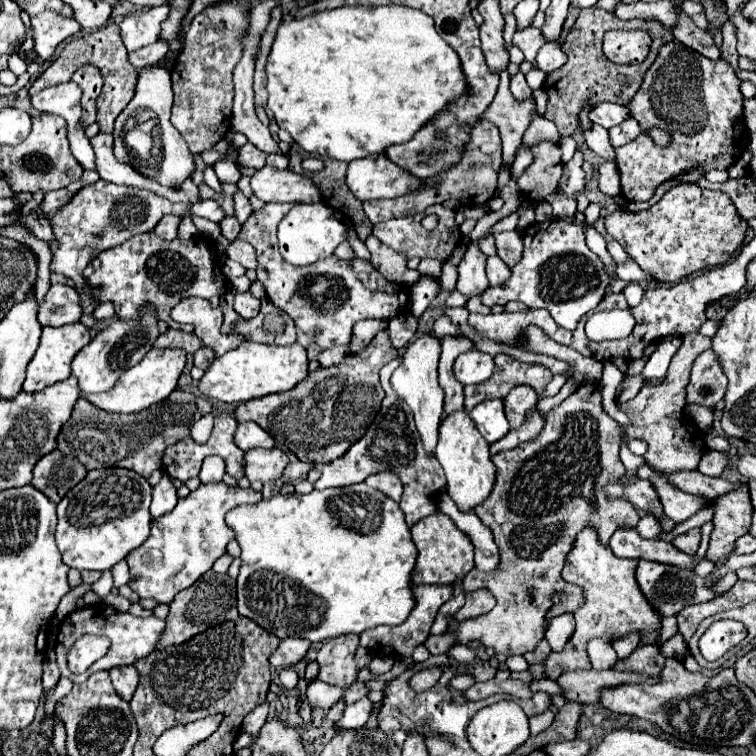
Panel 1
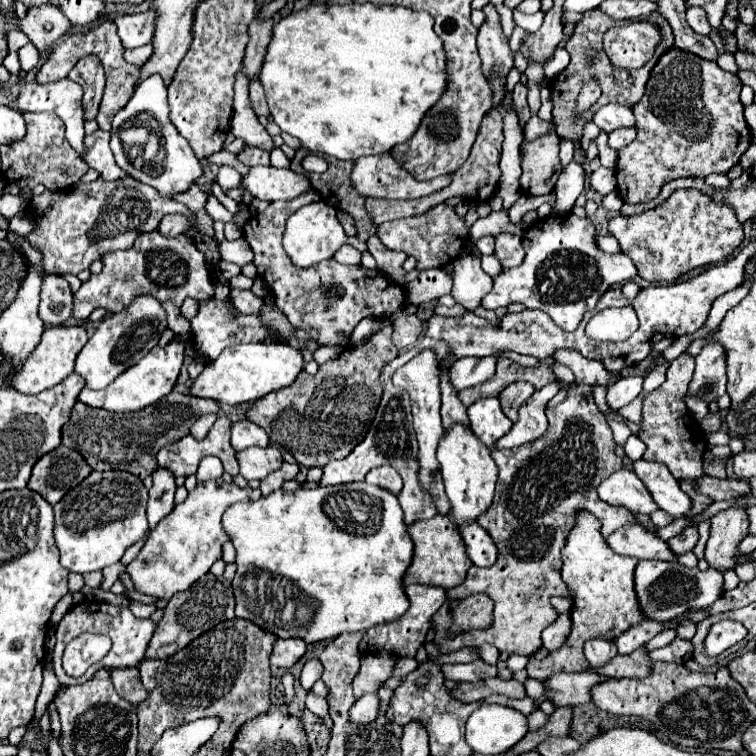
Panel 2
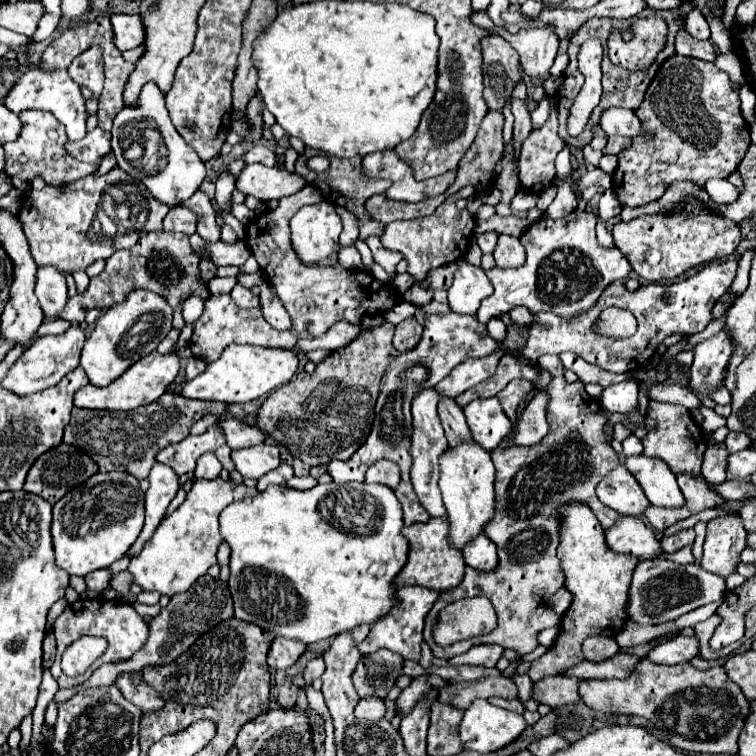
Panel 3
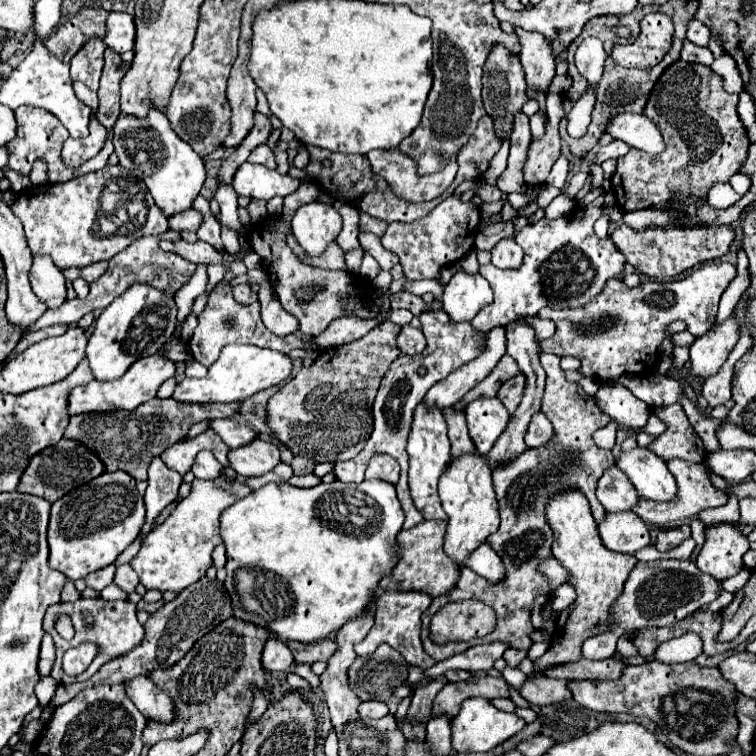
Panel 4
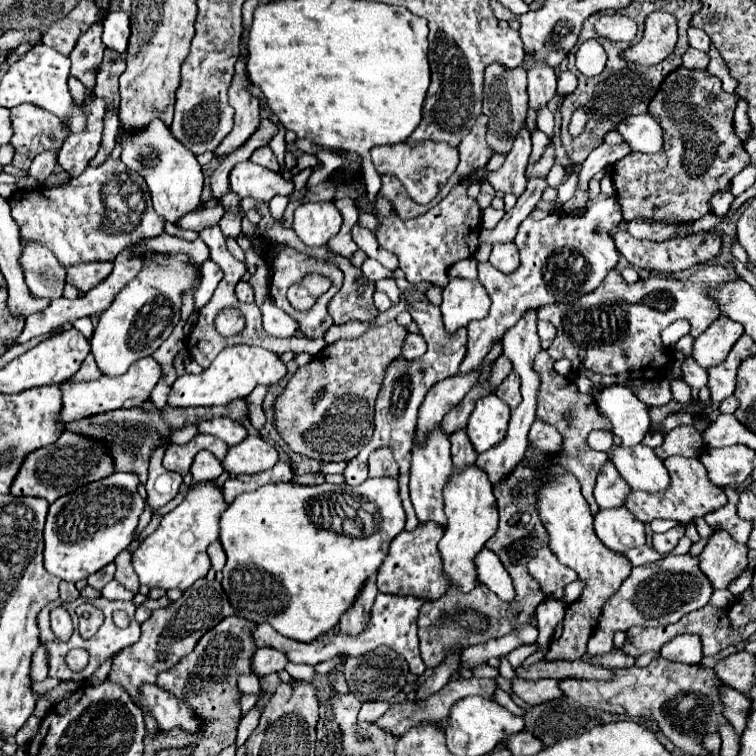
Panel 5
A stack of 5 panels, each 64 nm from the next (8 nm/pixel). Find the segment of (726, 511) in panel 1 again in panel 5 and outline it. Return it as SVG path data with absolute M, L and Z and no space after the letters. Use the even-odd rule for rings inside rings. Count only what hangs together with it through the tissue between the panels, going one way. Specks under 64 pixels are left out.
M714 530L700 554L700 570L716 590L726 588L746 568L746 554L746 544L736 542L726 530Z

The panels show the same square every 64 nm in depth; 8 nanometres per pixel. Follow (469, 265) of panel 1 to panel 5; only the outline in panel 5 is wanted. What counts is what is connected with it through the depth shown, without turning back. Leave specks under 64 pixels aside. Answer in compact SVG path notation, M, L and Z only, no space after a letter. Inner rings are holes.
M452 278L442 292L442 318L448 332L466 326L474 318L484 318L488 314L492 300L480 280Z

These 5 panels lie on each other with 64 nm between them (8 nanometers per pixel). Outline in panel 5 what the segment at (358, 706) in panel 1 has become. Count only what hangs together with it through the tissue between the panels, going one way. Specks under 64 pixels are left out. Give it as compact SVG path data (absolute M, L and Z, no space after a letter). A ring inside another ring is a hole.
M364 702L358 714L360 722L376 722L380 716L384 716L384 712L388 710L388 702Z

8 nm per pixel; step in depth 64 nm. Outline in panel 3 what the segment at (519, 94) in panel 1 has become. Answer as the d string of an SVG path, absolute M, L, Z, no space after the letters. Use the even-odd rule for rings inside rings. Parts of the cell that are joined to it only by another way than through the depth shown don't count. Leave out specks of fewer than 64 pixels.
M514 98L512 100L512 114L514 114L514 148L516 148L516 156L520 152L520 144L522 140L528 138L532 124L530 124L530 110L526 106L524 100Z

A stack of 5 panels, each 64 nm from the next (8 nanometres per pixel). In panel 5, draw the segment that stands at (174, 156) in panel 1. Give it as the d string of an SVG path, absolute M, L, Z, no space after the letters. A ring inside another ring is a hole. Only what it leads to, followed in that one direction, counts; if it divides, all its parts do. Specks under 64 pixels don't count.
M152 120L152 124L148 124L144 132L136 132L136 136L124 136L124 132L118 132L118 138L122 148L120 160L130 170L144 176L152 194L154 210L166 222L176 222L180 216L200 206L200 192L204 186L202 166L198 164L196 154L188 152L188 148L184 148L184 144L172 136L162 120Z

